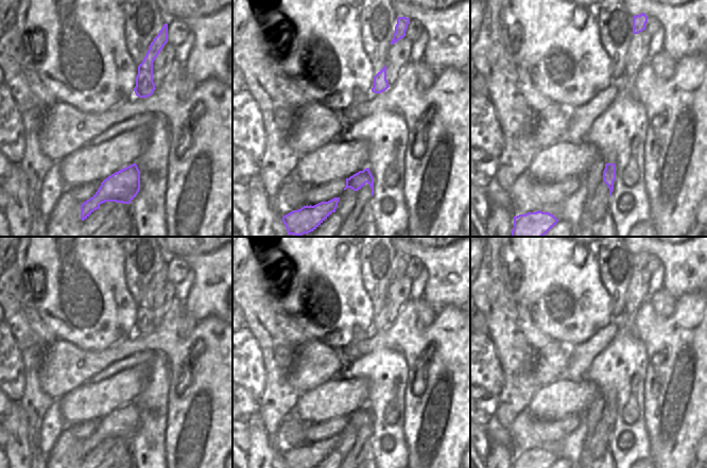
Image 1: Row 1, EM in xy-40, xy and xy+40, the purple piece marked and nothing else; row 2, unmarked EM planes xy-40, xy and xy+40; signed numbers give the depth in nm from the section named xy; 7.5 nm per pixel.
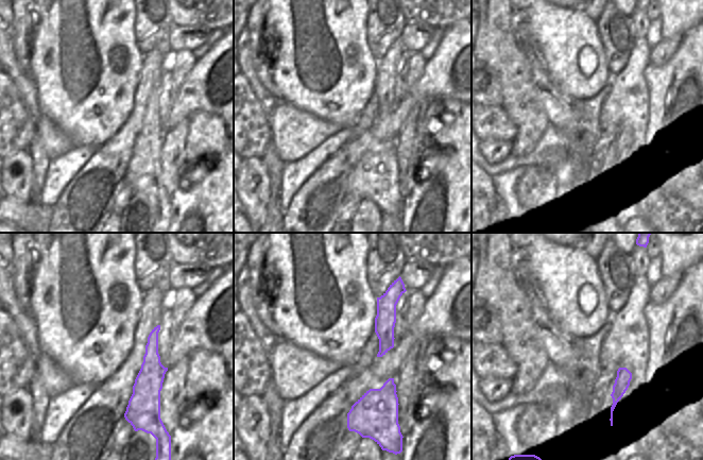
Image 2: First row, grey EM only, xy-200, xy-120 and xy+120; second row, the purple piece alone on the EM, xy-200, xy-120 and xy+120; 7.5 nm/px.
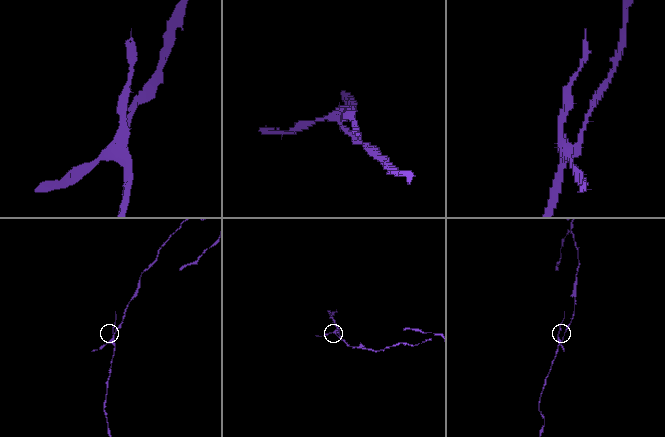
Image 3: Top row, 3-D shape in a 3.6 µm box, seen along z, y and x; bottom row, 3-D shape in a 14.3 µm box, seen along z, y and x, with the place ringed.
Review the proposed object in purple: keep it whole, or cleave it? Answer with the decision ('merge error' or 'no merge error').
merge error

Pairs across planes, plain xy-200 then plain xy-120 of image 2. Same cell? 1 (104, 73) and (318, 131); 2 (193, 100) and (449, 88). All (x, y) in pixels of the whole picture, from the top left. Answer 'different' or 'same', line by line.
1: different
2: same

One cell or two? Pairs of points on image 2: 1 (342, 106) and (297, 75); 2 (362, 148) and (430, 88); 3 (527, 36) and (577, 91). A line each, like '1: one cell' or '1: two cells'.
1: one cell
2: one cell
3: one cell

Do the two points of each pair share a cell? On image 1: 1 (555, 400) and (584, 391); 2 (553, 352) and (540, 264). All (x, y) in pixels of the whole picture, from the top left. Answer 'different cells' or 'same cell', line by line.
1: same cell
2: different cells

